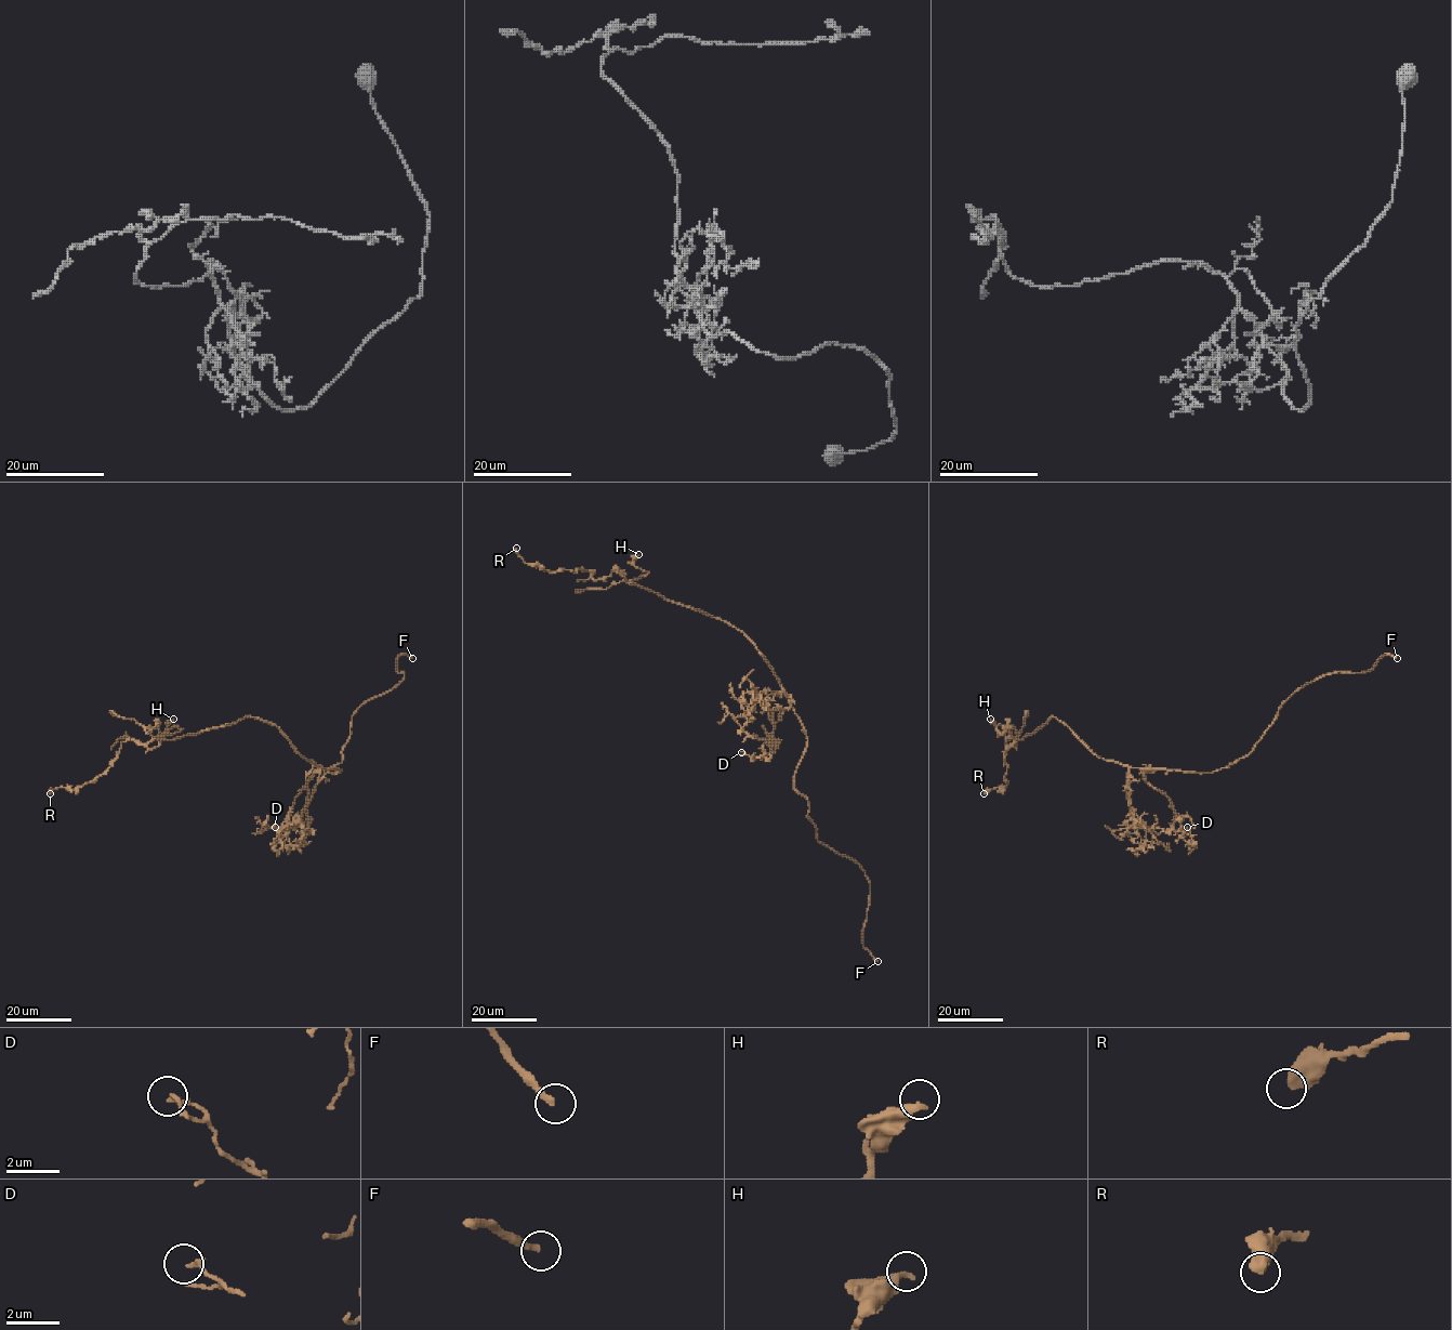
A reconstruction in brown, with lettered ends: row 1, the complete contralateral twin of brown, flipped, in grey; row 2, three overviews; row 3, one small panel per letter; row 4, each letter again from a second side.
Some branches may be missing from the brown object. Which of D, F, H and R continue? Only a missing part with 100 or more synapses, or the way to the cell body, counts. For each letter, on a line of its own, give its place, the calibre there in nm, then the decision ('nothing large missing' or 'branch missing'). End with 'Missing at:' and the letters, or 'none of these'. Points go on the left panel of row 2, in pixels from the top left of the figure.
D: at (275, 827); 140 nm thick; nothing large missing
F: at (412, 658); 220 nm thick; branch missing
H: at (173, 719); 360 nm thick; nothing large missing
R: at (50, 793); 550 nm thick; nothing large missing
Missing at: F

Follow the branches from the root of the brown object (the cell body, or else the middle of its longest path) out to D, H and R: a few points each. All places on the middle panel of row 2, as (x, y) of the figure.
D: (779, 682), (790, 706), (773, 712), (775, 745), (770, 756), (749, 756), (741, 752)
H: (779, 682), (756, 646), (741, 631), (626, 582), (648, 573), (634, 565), (633, 561), (638, 554)
R: (779, 682), (728, 623), (616, 571), (597, 580), (582, 569), (552, 573), (516, 548)

